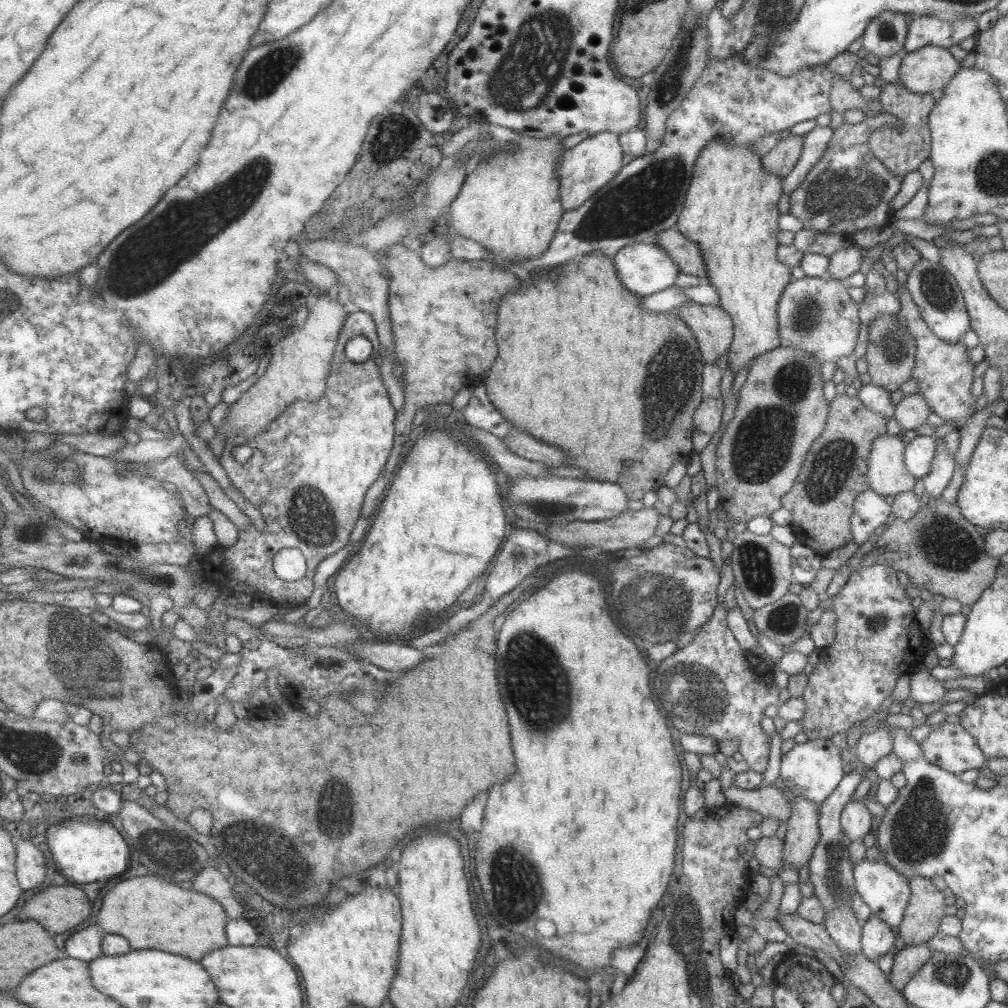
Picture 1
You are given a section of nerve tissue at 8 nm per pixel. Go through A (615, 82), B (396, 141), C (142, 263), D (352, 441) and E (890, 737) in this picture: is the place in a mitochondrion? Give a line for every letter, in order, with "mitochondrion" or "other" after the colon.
A: other
B: mitochondrion
C: mitochondrion
D: other
E: other

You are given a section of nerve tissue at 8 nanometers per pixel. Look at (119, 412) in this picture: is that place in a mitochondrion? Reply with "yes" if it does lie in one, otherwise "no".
no

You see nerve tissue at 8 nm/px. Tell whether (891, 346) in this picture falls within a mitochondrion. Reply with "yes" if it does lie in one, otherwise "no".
yes

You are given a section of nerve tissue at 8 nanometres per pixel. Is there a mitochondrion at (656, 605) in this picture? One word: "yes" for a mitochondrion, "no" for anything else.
yes

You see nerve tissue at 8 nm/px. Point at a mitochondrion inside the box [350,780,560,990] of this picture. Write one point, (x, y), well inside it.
(513, 897)

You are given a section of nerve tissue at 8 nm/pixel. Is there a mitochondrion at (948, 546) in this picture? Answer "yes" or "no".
yes

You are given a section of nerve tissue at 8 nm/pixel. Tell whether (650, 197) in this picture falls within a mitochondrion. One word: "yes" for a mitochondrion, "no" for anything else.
yes

